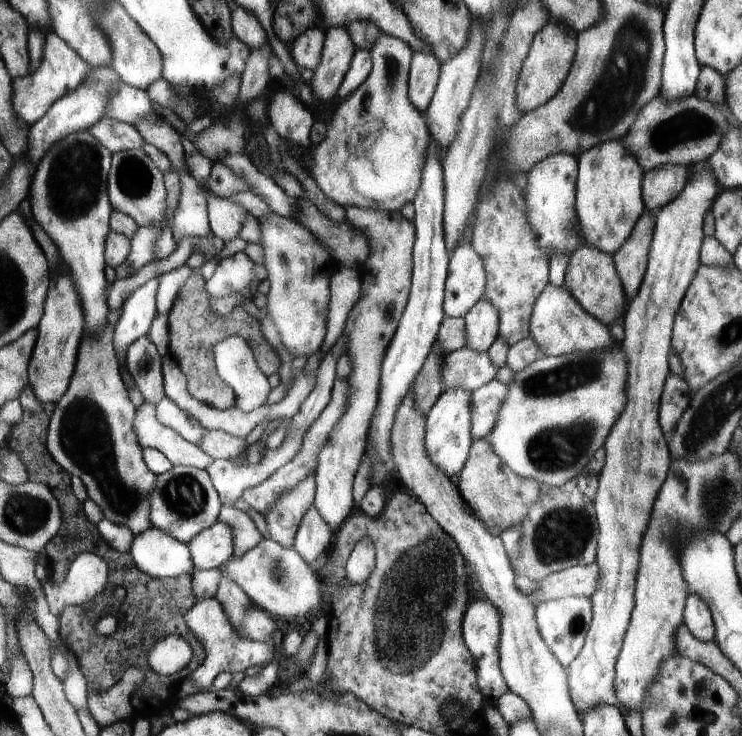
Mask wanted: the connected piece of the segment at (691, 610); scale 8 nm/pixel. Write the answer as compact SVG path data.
M689 593L685 602L684 624L698 640L715 641L716 626L713 615L709 606L698 595Z

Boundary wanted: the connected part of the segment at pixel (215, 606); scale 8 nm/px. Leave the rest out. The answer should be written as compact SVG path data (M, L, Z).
M216 597L197 600L194 606L184 615L184 618L187 627L202 643L206 653L204 662L189 676L194 682L194 686L201 690L200 692L212 689L211 685L214 678L222 672L236 674L236 672L246 672L252 666L266 666L276 655L274 647L258 642L253 637L249 637L248 640L240 640L230 624L223 606Z

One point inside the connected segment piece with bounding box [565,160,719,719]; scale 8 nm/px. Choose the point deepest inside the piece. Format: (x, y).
(637, 458)

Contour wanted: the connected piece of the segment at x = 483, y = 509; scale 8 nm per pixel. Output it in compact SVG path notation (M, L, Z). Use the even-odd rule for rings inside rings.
M488 438L474 439L468 460L457 474L458 490L476 518L493 522L501 531L512 529L526 518L530 506L538 502L538 482L516 473L494 452Z

